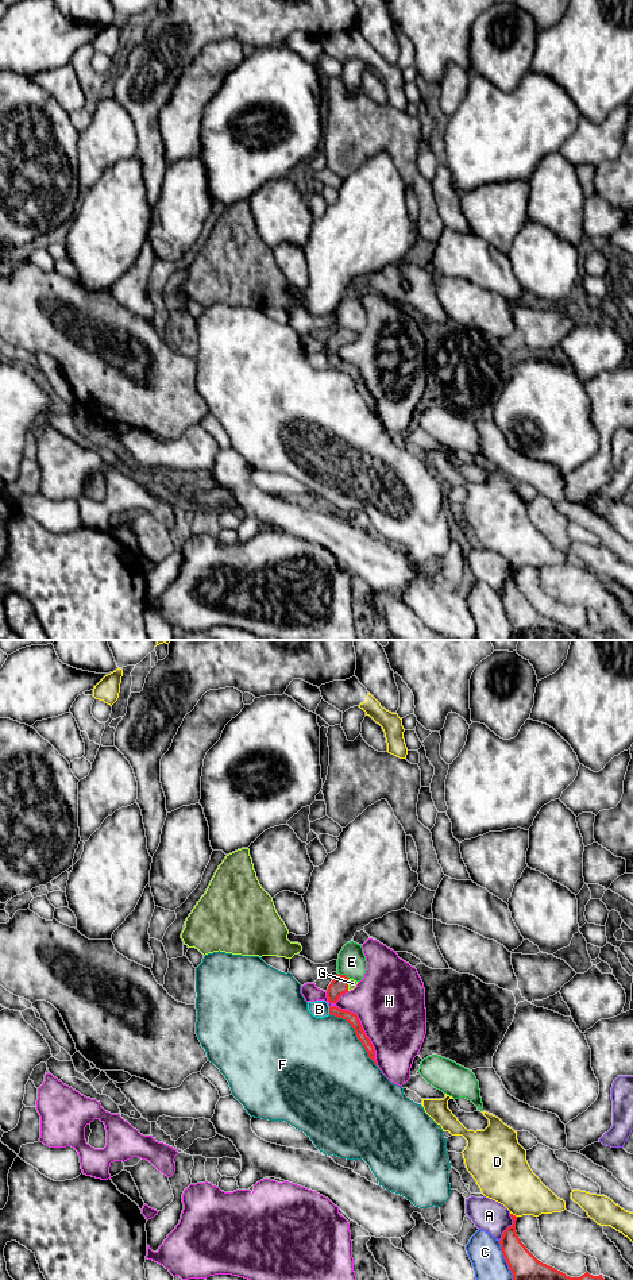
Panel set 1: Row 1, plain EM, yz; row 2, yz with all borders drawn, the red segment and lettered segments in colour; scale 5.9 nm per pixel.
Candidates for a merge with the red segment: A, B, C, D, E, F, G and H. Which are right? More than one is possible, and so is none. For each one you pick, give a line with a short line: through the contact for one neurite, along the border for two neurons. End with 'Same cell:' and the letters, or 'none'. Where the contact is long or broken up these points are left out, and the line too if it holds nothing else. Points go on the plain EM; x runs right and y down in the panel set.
G: yz (339, 338), (347, 336), (352, 335)
Same cell: G

